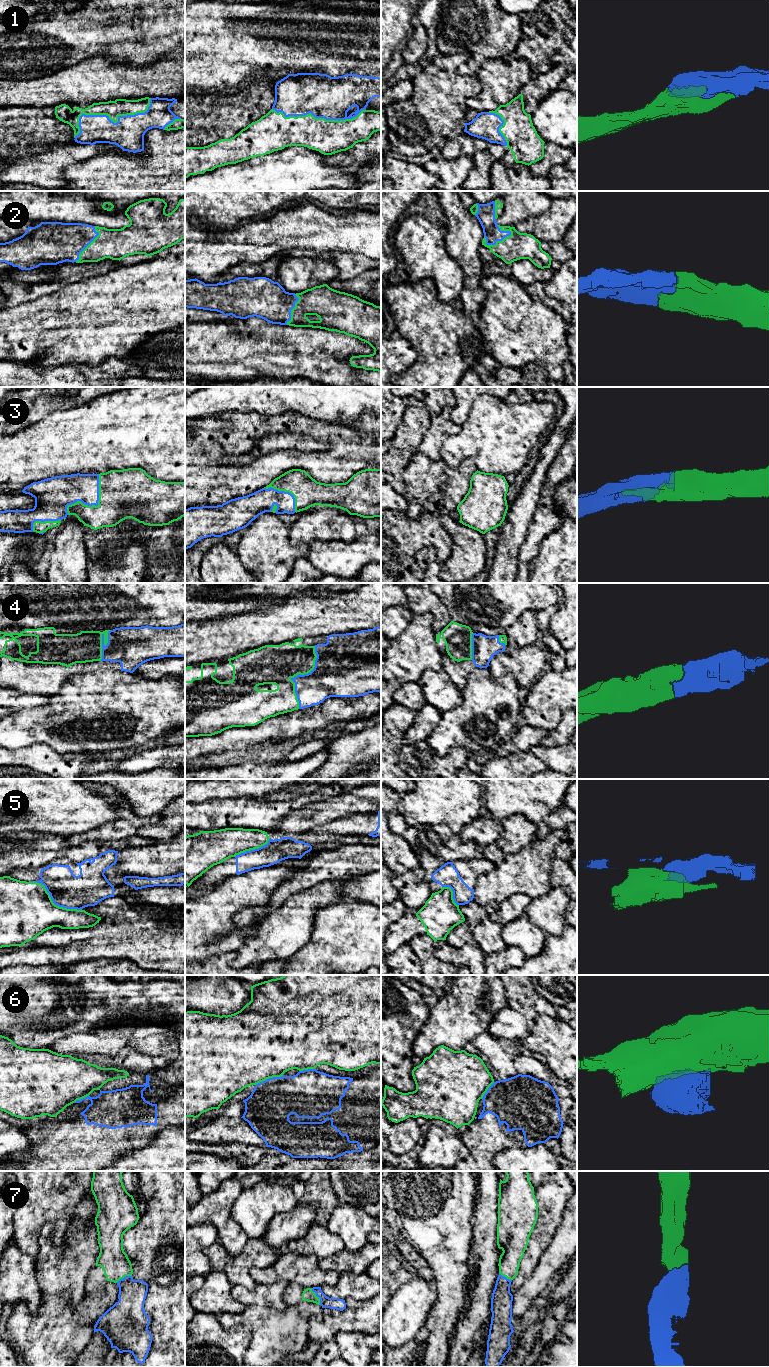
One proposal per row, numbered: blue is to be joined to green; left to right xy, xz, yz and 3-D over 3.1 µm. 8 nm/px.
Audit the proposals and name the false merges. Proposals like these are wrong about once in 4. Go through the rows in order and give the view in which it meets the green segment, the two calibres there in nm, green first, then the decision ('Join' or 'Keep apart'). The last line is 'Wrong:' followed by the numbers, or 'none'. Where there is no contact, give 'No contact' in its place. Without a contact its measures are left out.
1: Touches green in xy. Thickness 140 nm (green) against 260 nm. Join
2: Touches green in yz. Thickness 220 nm (green) against 140 nm. Join
3: Touches green in xy. Thickness 380 nm (green) against 240 nm. Join
4: Touches green in xz. Thickness 320 nm (green) against 280 nm. Join
5: Touches green in xy. Thickness 440 nm (green) against 280 nm. Keep apart
6: Touches green in xz. Thickness 500 nm (green) against 360 nm. Keep apart
7: Touches green in xz. Thickness 100 nm (green) against 100 nm. Join
Wrong: 5, 6

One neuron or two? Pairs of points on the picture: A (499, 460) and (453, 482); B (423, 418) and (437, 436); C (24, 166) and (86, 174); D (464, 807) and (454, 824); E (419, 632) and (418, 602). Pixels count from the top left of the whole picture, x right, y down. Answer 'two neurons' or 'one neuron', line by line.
A: two neurons
B: two neurons
C: two neurons
D: one neuron
E: two neurons

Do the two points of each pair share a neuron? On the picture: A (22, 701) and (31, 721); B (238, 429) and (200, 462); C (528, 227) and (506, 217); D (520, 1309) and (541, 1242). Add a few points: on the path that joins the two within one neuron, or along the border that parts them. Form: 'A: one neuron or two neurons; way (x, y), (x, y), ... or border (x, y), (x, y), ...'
A: two neurons; border (48, 702), (40, 706), (12, 710)
B: one neuron; way (228, 438), (221, 440), (209, 452)
C: two neurons; border (540, 214), (521, 220), (513, 226)
D: two neurons; border (542, 1253), (535, 1269), (525, 1279)

